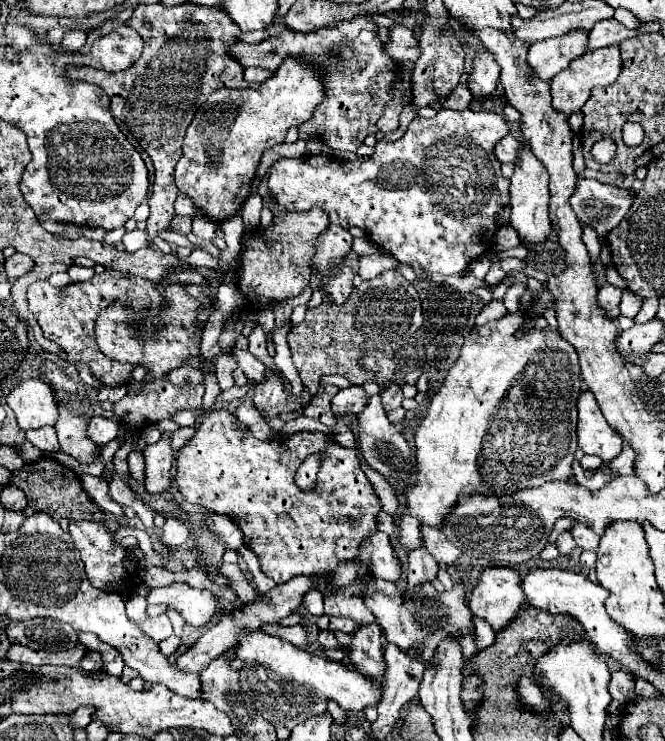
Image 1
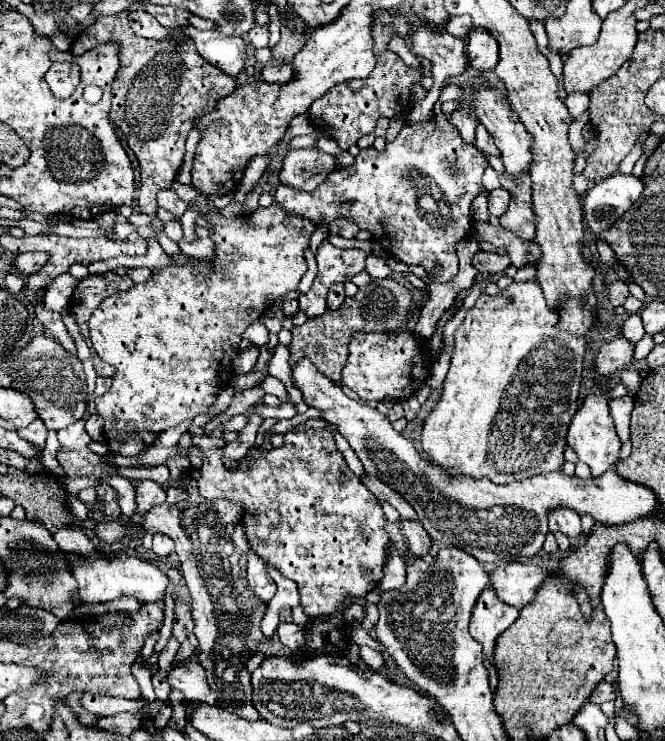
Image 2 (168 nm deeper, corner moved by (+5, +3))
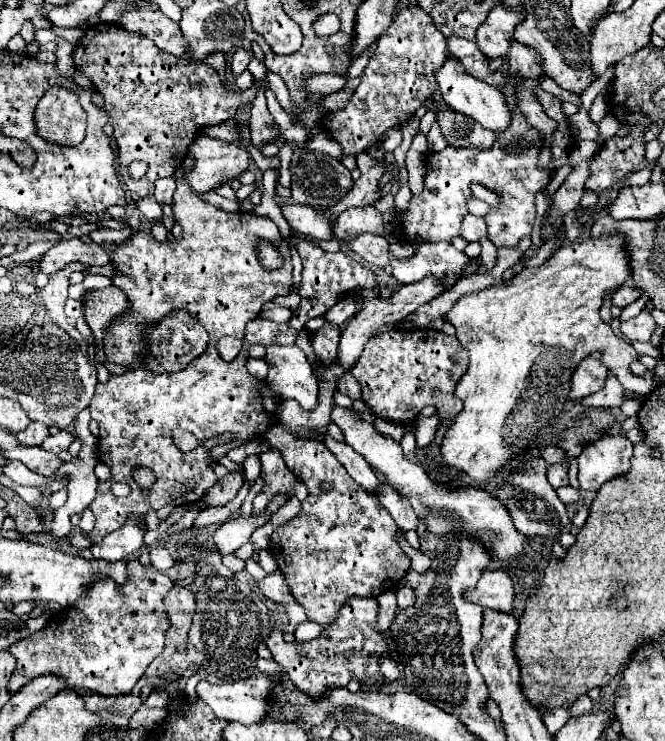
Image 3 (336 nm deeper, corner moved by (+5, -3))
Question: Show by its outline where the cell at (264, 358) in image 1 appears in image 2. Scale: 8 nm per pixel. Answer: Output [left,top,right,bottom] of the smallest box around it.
[234,346,258,372]

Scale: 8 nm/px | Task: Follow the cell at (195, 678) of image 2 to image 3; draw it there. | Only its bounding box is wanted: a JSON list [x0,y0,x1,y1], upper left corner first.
[196,676,274,724]

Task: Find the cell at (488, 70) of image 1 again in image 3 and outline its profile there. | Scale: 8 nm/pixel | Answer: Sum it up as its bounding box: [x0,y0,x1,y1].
[476,4,522,60]

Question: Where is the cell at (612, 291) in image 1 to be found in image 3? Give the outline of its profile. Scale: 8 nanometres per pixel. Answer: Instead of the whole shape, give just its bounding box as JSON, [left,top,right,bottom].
[612,284,640,308]

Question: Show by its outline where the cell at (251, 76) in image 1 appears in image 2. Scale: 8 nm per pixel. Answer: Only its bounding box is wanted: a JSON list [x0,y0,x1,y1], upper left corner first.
[262,64,294,84]

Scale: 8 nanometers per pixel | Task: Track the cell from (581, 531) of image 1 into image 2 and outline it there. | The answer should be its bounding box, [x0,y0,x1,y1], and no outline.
[548,508,582,540]

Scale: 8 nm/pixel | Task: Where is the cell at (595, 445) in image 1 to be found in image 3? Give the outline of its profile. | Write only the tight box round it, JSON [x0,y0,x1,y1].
[578,432,632,492]

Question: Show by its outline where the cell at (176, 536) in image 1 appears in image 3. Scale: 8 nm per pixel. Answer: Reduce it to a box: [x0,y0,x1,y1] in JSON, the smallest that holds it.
[150,546,176,572]

